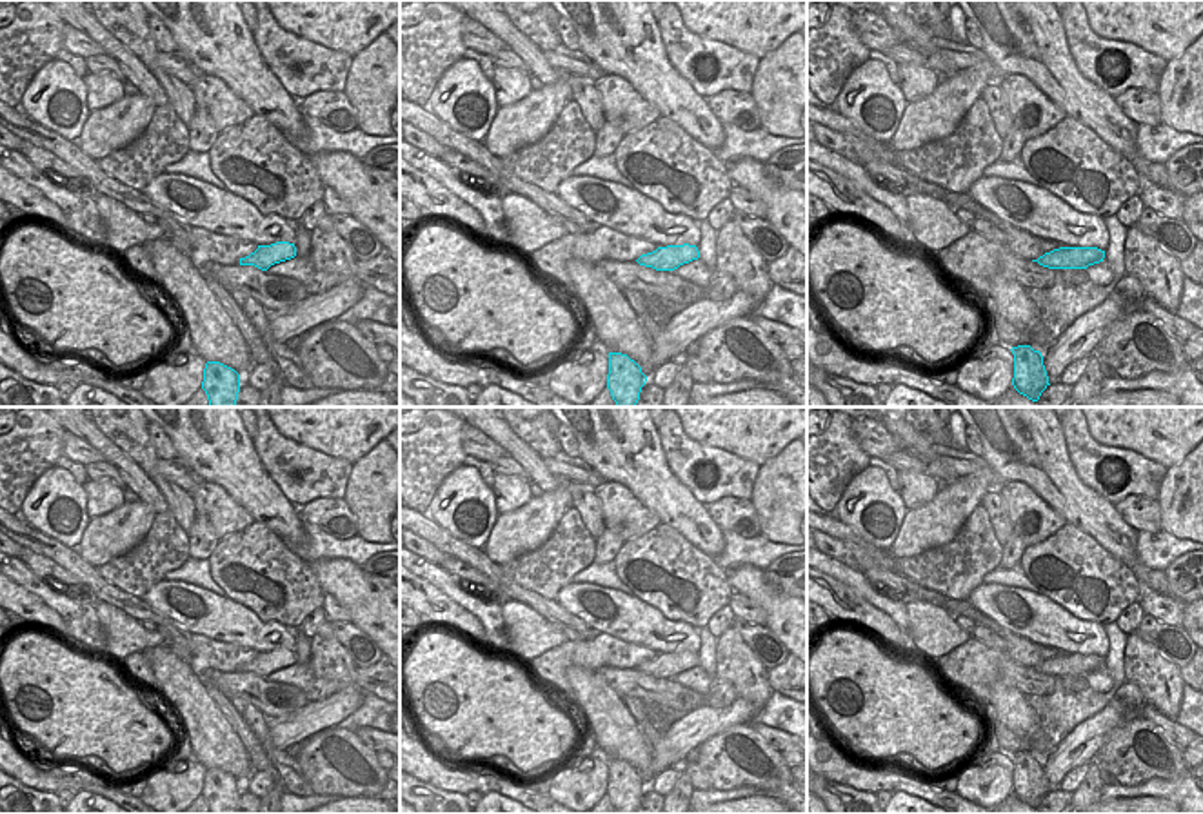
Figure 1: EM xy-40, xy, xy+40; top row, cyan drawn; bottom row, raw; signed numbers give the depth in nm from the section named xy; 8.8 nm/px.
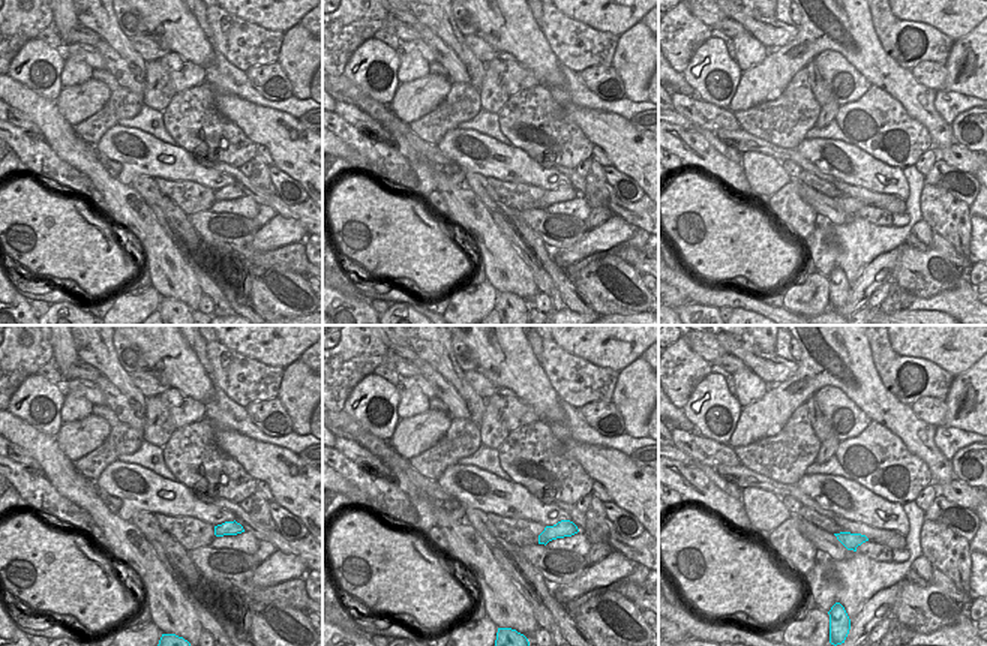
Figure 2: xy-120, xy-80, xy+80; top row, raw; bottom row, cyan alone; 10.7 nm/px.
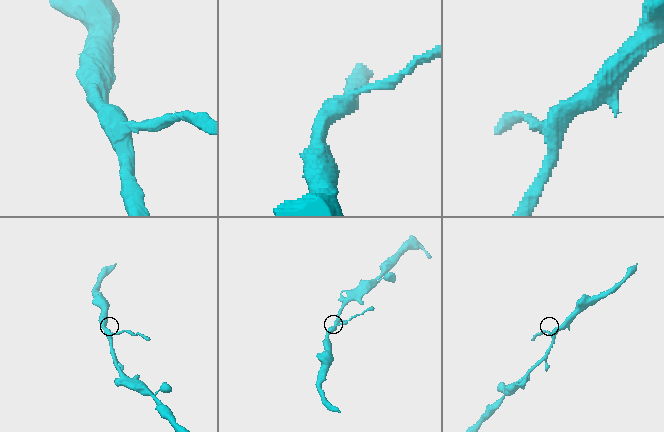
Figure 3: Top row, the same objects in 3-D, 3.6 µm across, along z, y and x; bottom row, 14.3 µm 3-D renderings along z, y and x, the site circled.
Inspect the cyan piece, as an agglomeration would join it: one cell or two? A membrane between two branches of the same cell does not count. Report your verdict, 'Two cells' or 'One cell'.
Two cells

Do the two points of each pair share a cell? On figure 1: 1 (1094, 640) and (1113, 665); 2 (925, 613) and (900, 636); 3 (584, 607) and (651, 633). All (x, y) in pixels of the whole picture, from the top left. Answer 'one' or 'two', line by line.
1: two
2: two
3: one

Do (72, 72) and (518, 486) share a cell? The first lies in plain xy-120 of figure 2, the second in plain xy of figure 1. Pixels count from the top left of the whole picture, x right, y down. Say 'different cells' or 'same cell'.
same cell

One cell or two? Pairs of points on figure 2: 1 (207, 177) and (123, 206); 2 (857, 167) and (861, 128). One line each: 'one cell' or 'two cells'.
1: two cells
2: two cells

